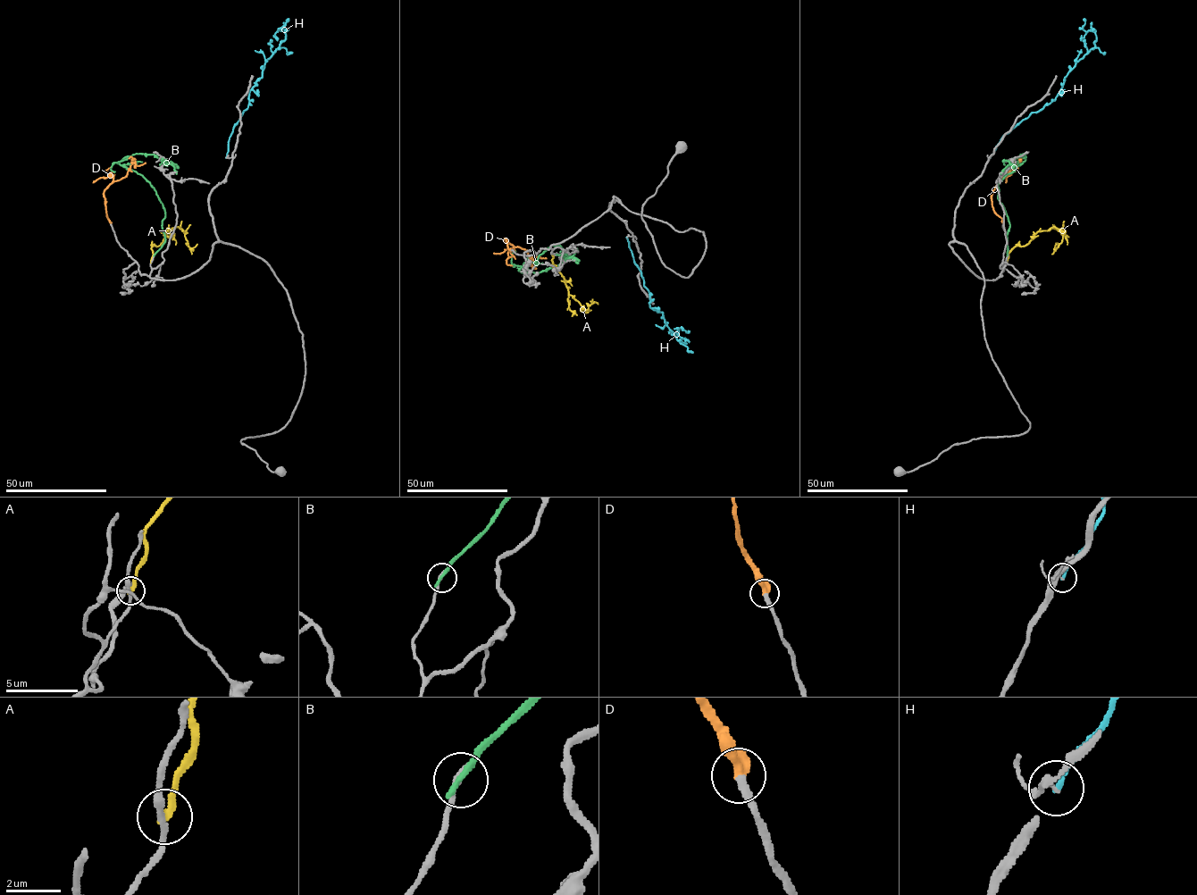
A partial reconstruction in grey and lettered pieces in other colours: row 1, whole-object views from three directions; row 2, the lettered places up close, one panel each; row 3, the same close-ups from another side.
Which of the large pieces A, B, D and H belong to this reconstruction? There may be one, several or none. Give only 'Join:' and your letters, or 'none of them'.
Join: D

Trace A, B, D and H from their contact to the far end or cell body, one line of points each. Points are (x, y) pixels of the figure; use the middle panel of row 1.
A: (551, 254), (552, 263), (564, 277), (568, 293), (585, 311), (590, 305), (598, 304)
B: (555, 255), (565, 255), (563, 257), (565, 253), (551, 245), (518, 270), (547, 271), (573, 257), (560, 252)
D: (511, 250), (506, 238), (514, 246), (524, 249), (531, 263), (536, 257), (546, 258)
H: (626, 238), (649, 293), (649, 306), (662, 313), (680, 342), (686, 344), (678, 330), (690, 331)

